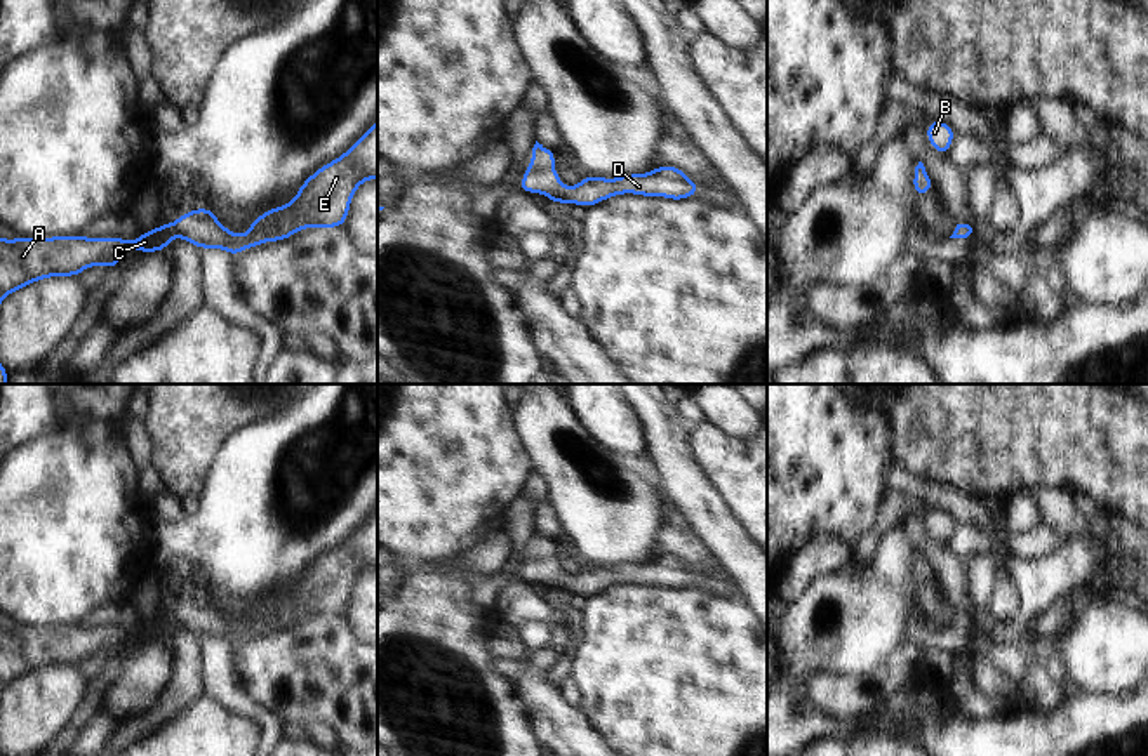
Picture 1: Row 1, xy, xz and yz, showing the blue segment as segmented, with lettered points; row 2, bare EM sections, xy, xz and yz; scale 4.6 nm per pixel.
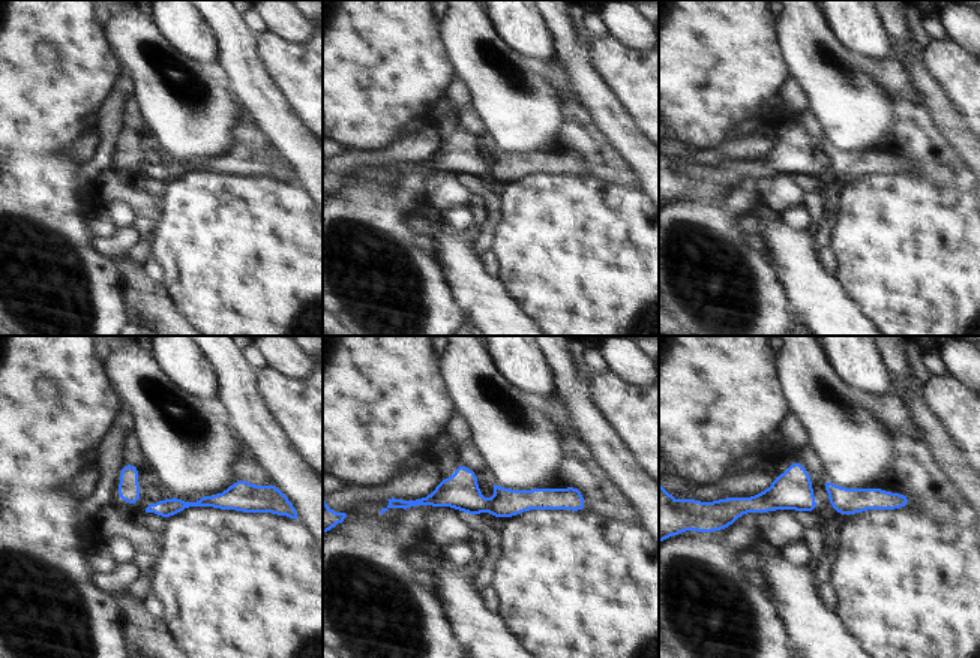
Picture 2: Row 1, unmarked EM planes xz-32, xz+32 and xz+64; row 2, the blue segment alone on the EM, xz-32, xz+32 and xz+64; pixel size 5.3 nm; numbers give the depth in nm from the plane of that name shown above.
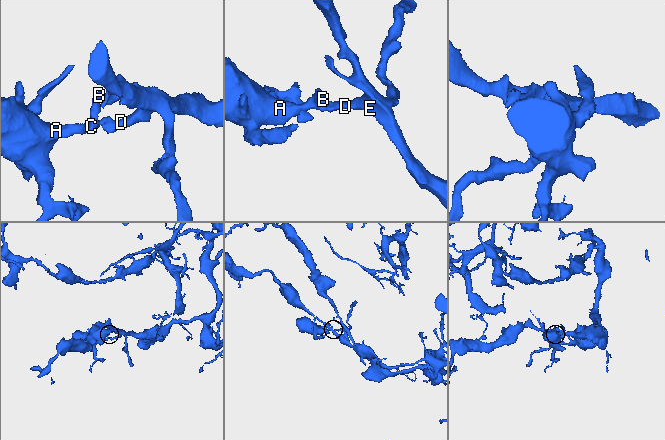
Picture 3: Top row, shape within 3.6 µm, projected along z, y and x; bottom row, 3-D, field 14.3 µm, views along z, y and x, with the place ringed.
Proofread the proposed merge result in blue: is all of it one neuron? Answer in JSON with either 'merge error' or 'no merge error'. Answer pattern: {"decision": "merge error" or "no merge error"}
{"decision": "no merge error"}

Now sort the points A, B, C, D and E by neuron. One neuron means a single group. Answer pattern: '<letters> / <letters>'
A B C D E

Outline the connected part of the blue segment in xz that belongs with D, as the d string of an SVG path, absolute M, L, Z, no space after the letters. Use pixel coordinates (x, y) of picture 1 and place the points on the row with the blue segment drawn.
M536 141L532 160L517 189L546 195L553 203L577 203L584 209L624 193L684 200L699 191L699 184L675 165L661 165L640 176L624 174L616 179L588 176L567 189L553 167L555 156L557 151Z

